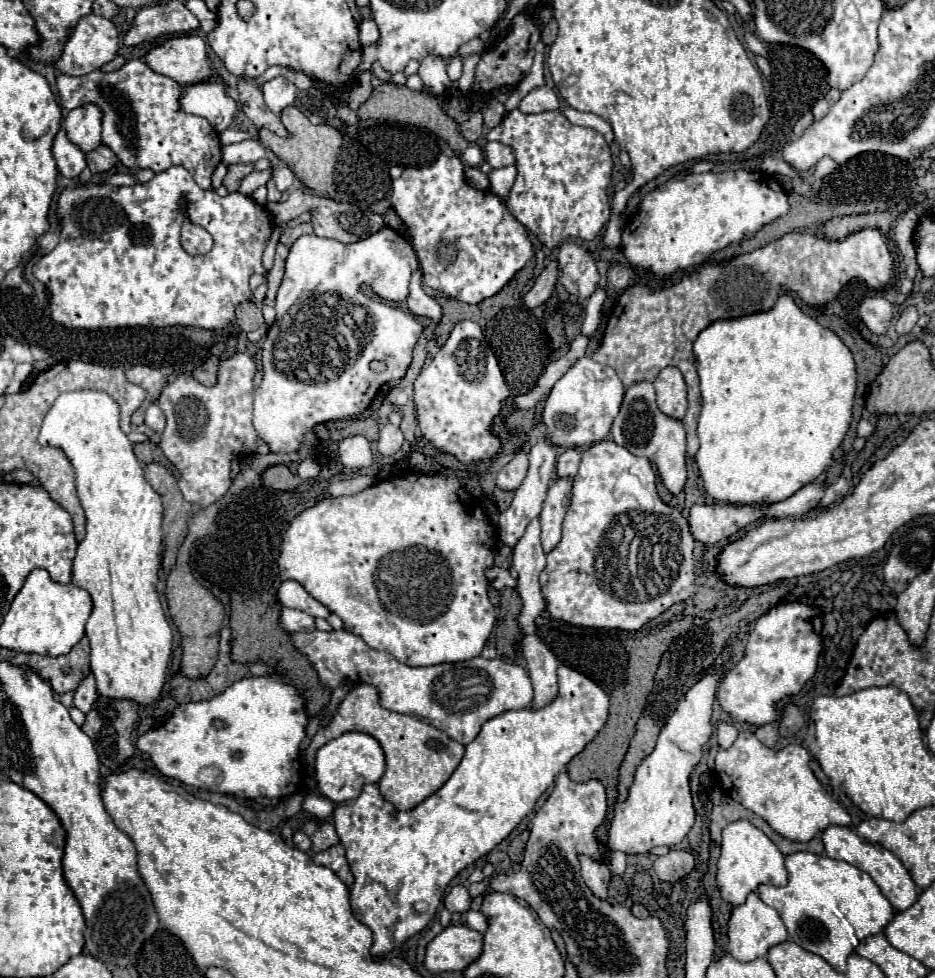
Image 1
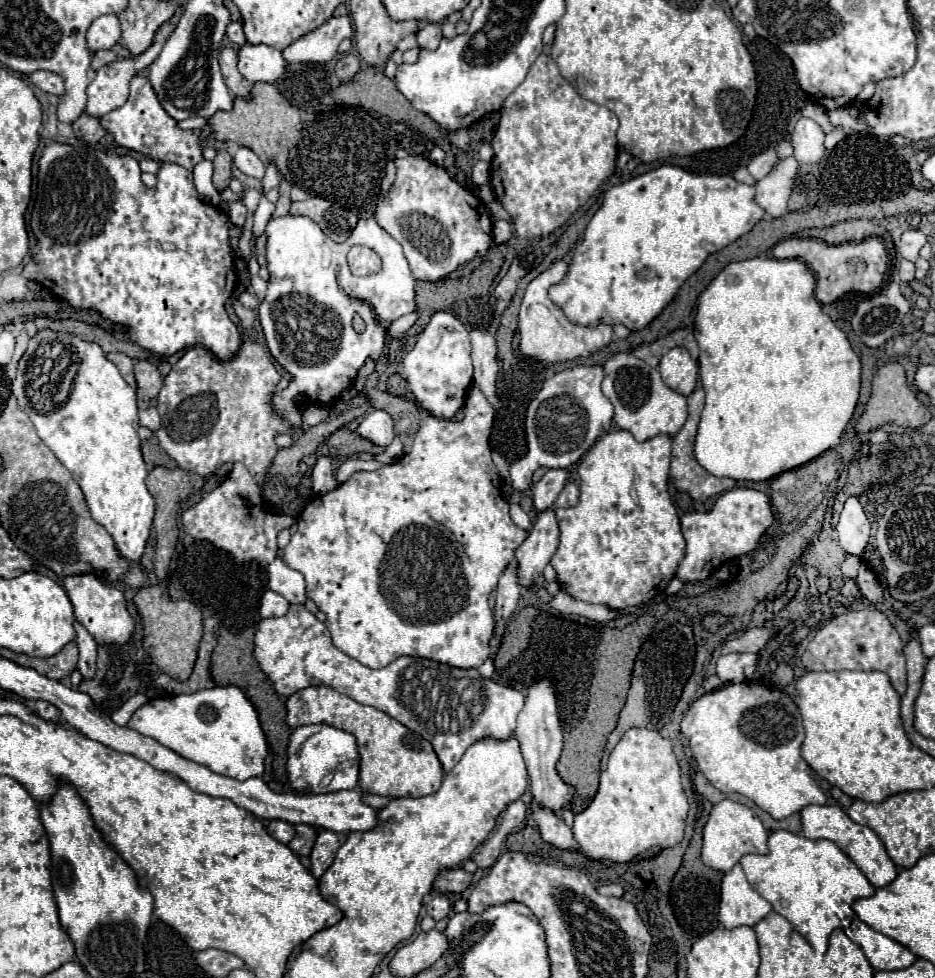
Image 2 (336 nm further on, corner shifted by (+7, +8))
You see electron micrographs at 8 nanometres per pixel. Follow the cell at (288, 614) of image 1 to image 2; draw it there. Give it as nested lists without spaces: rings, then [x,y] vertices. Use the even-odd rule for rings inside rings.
[[[266,590],[262,594],[262,604],[260,604],[260,616],[262,618],[272,618],[272,616],[284,616],[288,612],[288,602],[280,594]]]

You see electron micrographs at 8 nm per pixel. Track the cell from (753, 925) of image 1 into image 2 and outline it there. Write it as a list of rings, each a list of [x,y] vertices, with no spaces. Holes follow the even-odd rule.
[[[740,864],[724,874],[720,888],[718,920],[724,928],[756,926],[768,912],[772,912],[770,902],[748,884]]]

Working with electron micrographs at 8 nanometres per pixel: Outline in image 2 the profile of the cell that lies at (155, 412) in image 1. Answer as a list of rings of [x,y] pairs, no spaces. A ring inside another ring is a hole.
[[[146,408],[146,410],[140,410],[140,426],[146,426],[150,430],[158,430],[160,428],[160,416],[158,416],[158,410],[156,408]]]

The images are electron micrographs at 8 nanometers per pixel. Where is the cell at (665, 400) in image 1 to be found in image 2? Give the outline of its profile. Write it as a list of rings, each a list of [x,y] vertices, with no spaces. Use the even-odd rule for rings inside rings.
[[[672,348],[660,360],[660,376],[672,390],[688,396],[698,382],[698,362],[686,348]]]

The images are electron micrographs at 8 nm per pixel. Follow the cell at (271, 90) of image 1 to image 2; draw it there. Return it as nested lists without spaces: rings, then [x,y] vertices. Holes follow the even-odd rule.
[[[244,44],[238,50],[238,70],[250,82],[276,82],[284,72],[282,52],[266,44]]]

